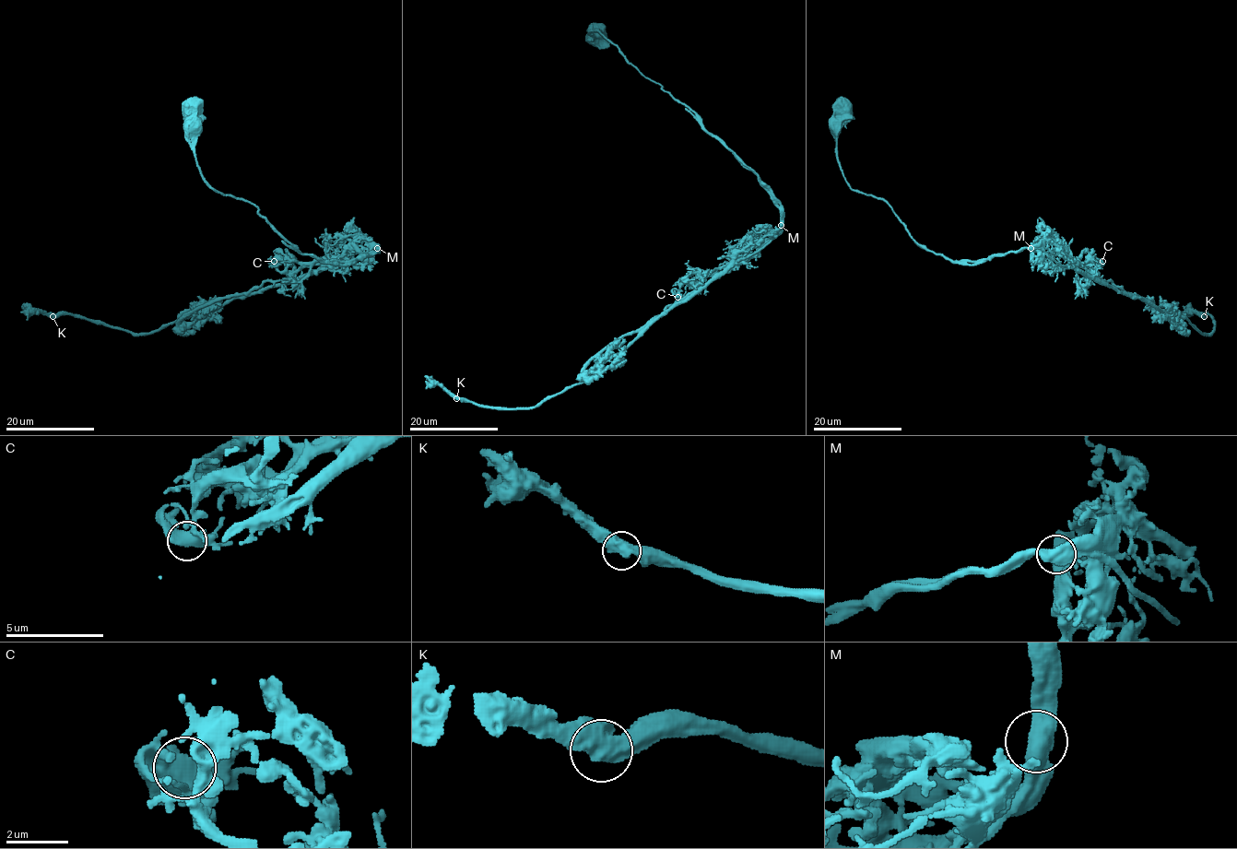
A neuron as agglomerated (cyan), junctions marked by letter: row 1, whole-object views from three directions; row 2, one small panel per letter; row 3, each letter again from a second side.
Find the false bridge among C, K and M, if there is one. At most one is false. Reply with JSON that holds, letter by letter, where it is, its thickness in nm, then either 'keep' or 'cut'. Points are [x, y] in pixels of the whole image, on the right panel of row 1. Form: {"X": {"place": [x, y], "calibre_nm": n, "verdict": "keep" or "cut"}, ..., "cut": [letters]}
{"C": {"place": [1102, 261], "calibre_nm": 700, "verdict": "keep"}, "K": {"place": [1204, 316], "calibre_nm": 700, "verdict": "keep"}, "M": {"place": [1030, 248], "calibre_nm": 650, "verdict": "cut"}, "cut": ["M"]}

